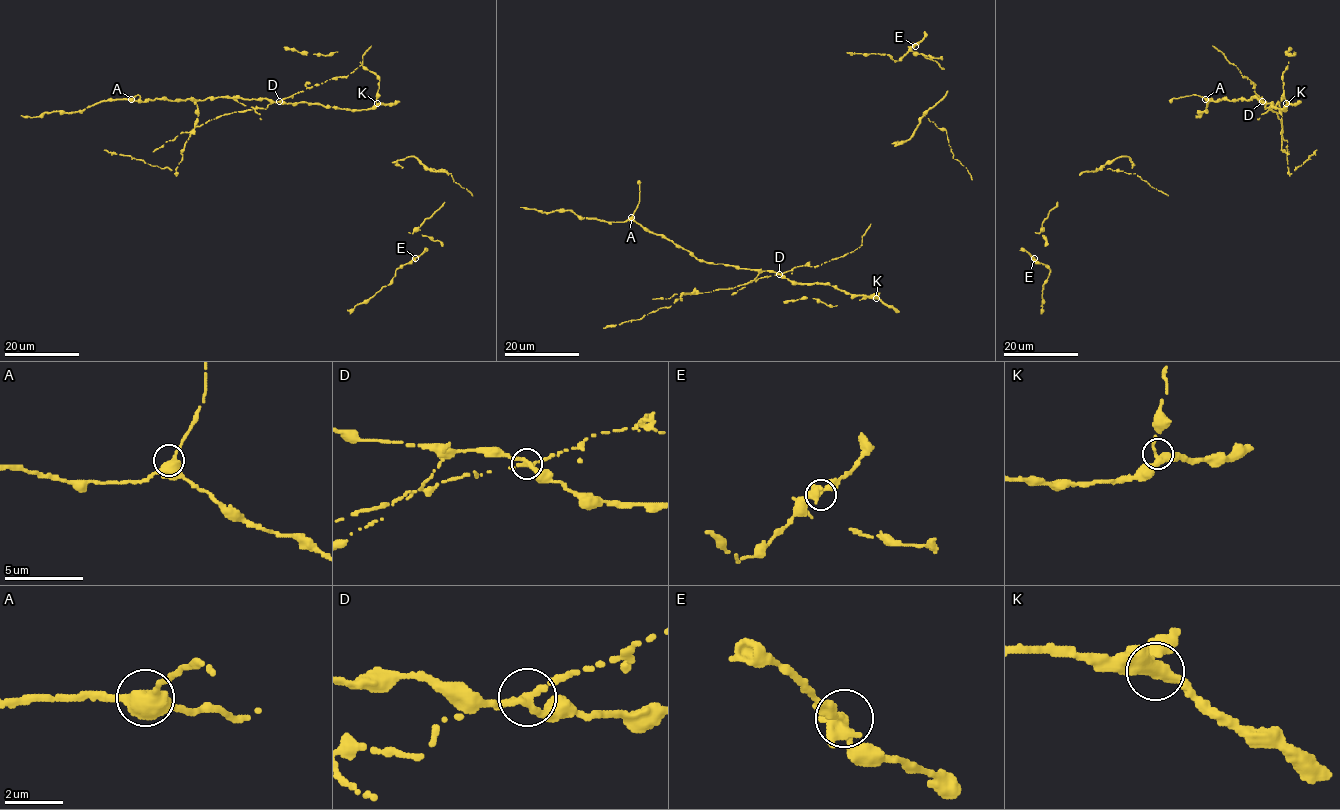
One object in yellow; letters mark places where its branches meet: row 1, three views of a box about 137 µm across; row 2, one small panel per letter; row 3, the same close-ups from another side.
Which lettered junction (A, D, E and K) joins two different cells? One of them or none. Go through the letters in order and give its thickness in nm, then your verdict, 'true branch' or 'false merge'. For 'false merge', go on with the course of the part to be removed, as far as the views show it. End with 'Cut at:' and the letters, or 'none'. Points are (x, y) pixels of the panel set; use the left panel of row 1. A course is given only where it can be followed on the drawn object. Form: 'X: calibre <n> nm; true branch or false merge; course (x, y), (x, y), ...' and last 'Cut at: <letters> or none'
A: calibre 360 nm; true branch
D: calibre 280 nm; false merge; course (280, 101), (266, 108), (219, 116), (197, 126), (184, 144), (175, 174), (168, 167), (104, 149)
E: calibre 320 nm; true branch
K: calibre 320 nm; true branch
Cut at: D

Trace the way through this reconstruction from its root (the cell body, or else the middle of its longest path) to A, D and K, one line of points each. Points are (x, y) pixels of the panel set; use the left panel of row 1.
A: (363, 63), (346, 77), (333, 77), (277, 102), (237, 97), (174, 101), (156, 98), (143, 102), (131, 99)
D: (363, 63), (346, 77), (333, 77), (280, 101)
K: (363, 63), (346, 77), (333, 77), (280, 102), (307, 102), (351, 110), (372, 108), (377, 103)

